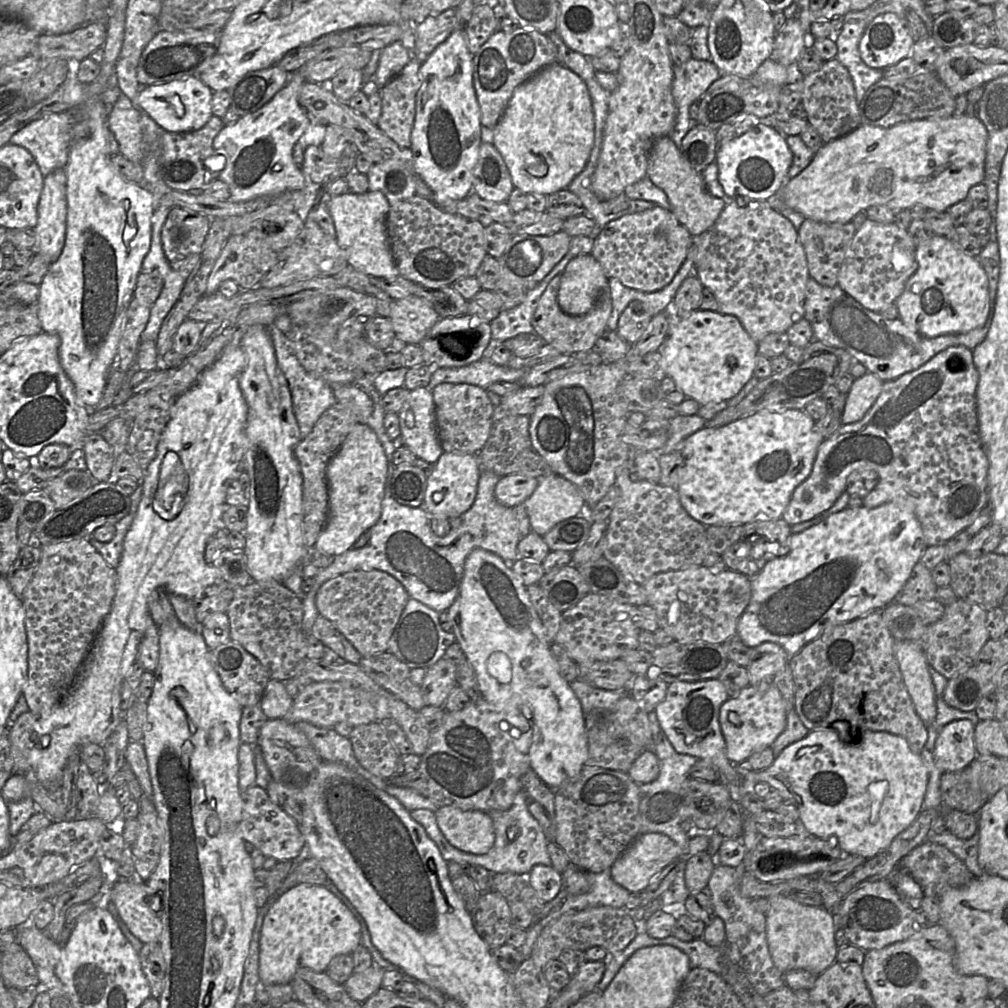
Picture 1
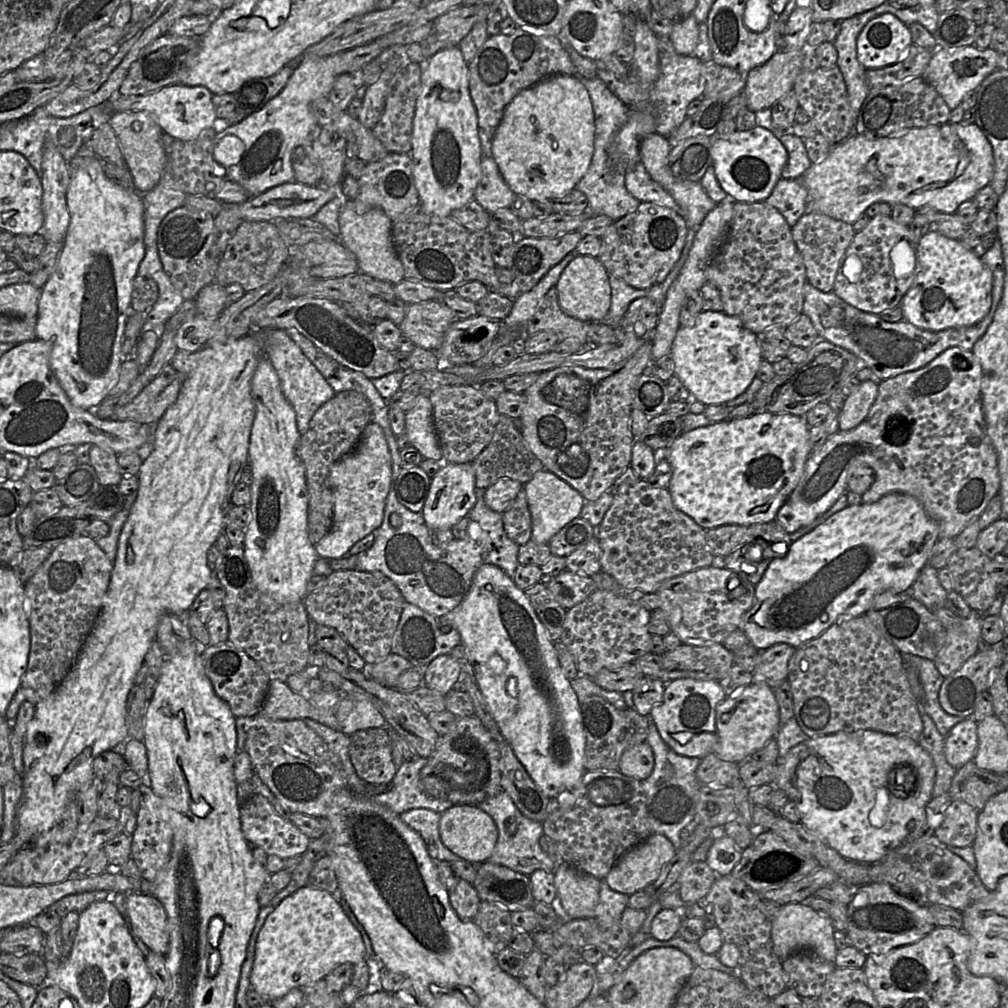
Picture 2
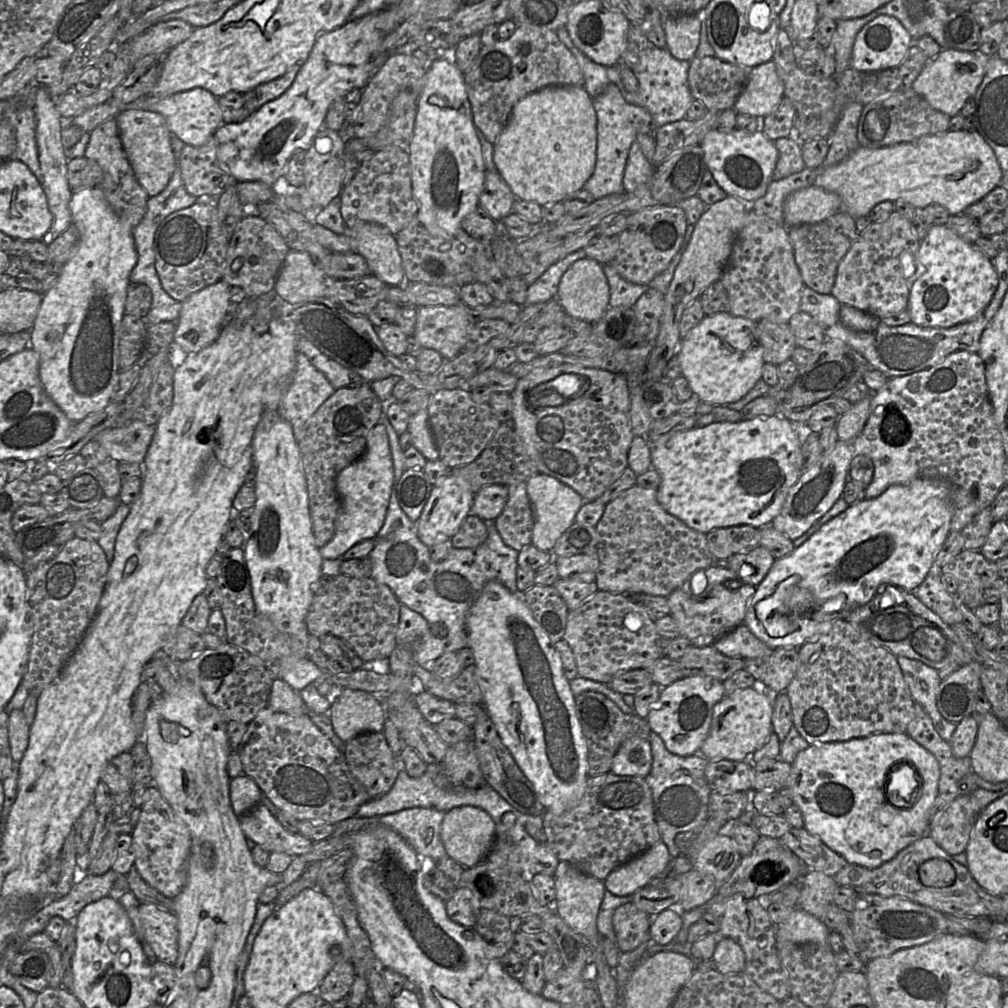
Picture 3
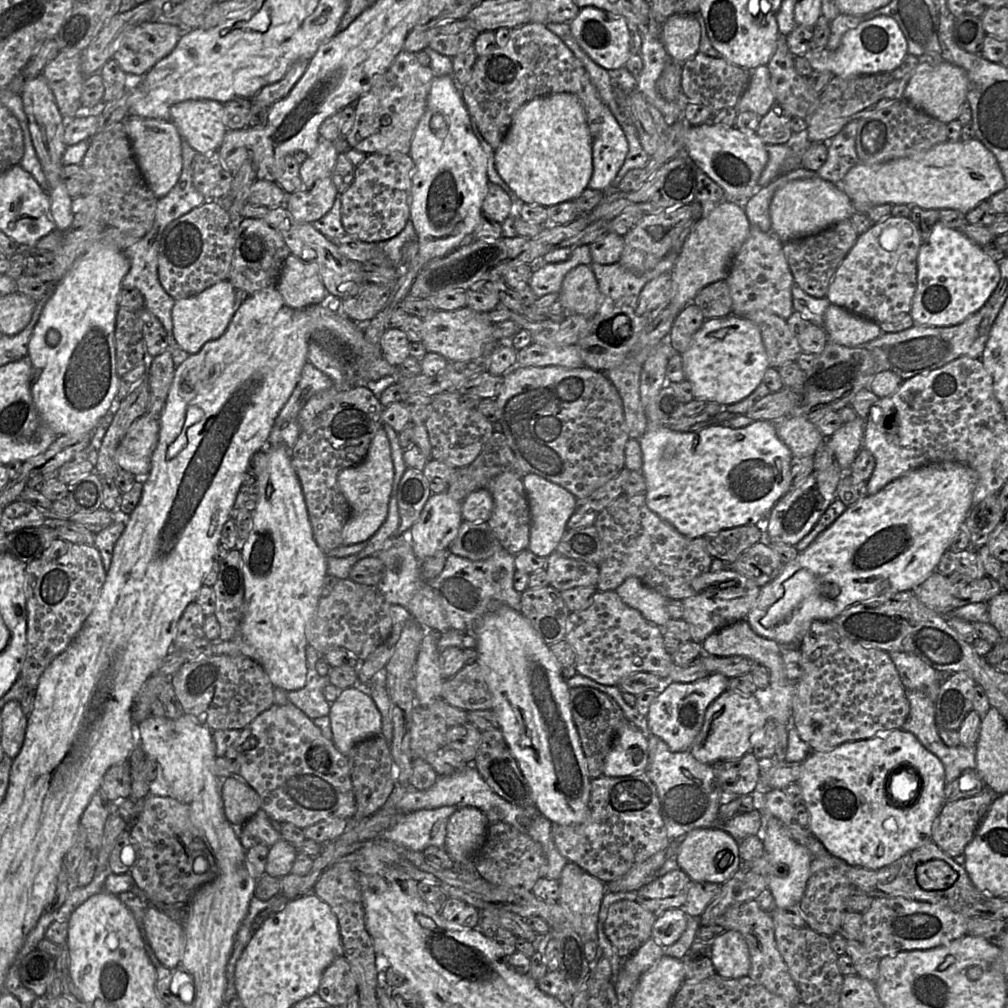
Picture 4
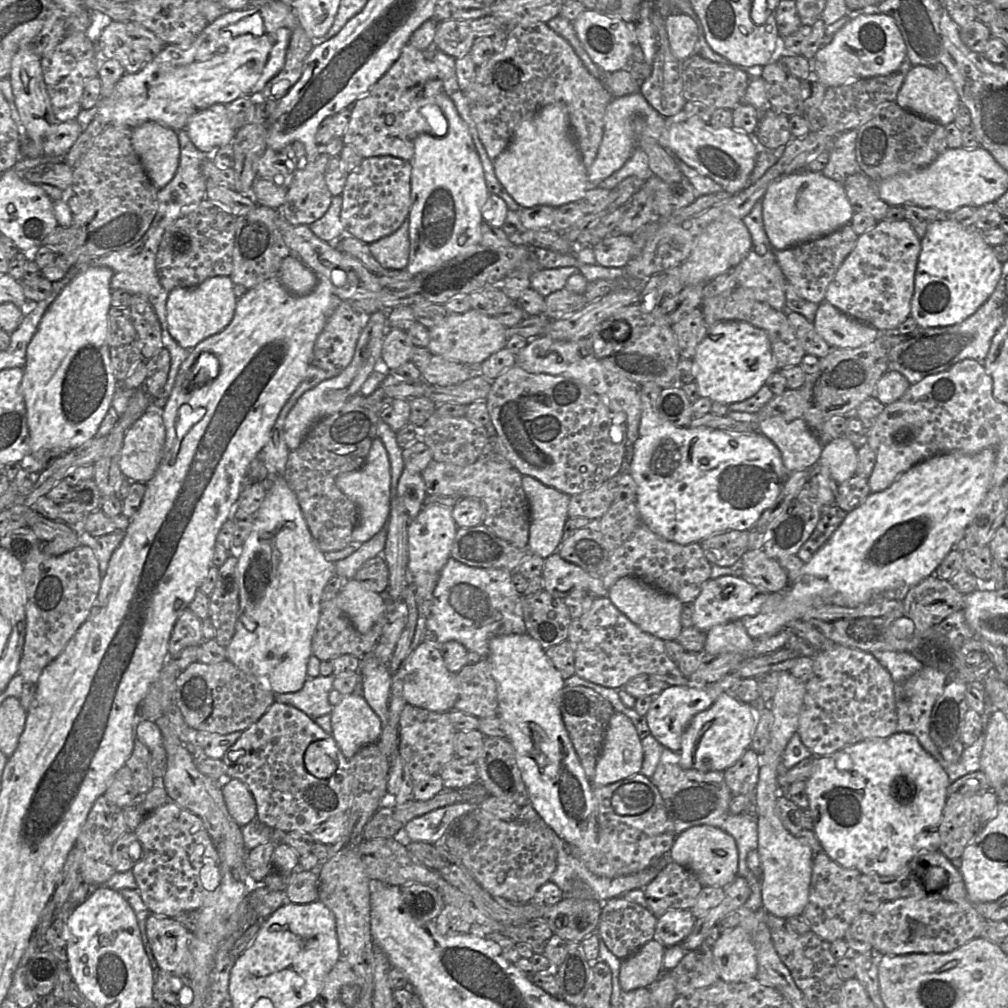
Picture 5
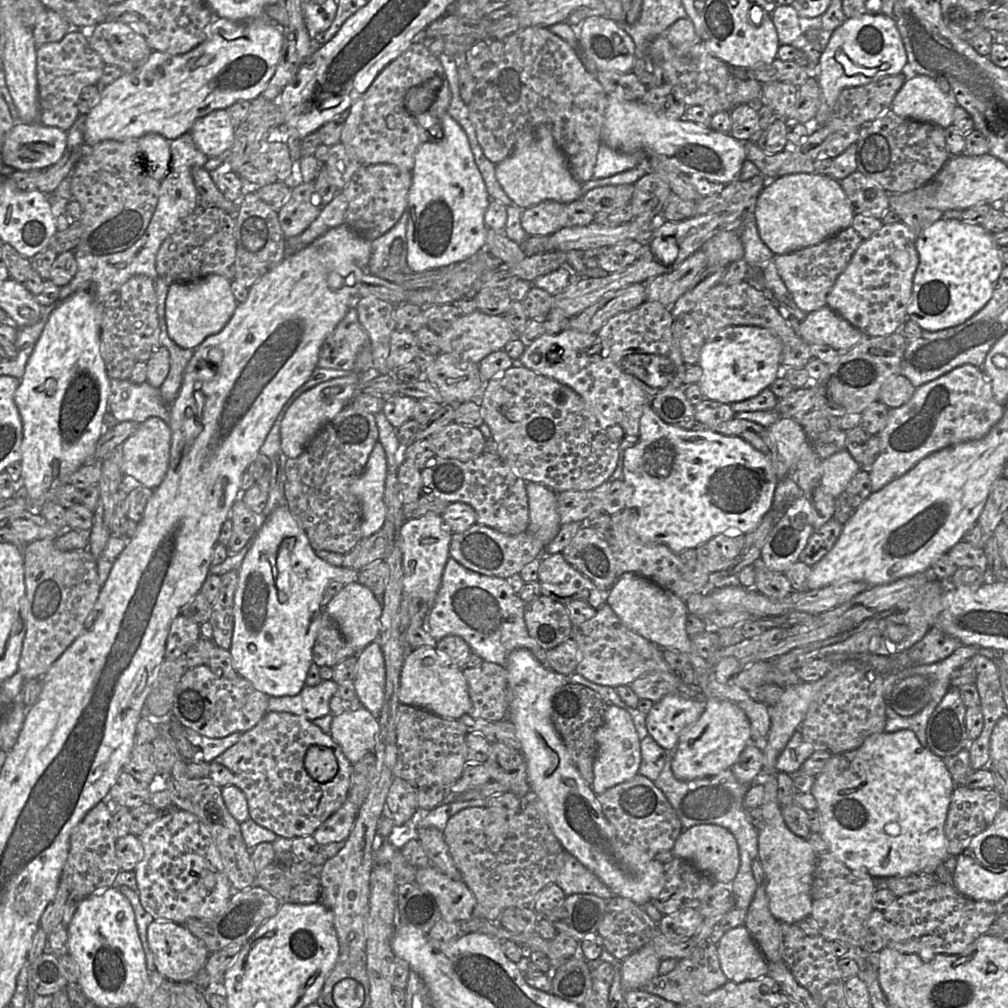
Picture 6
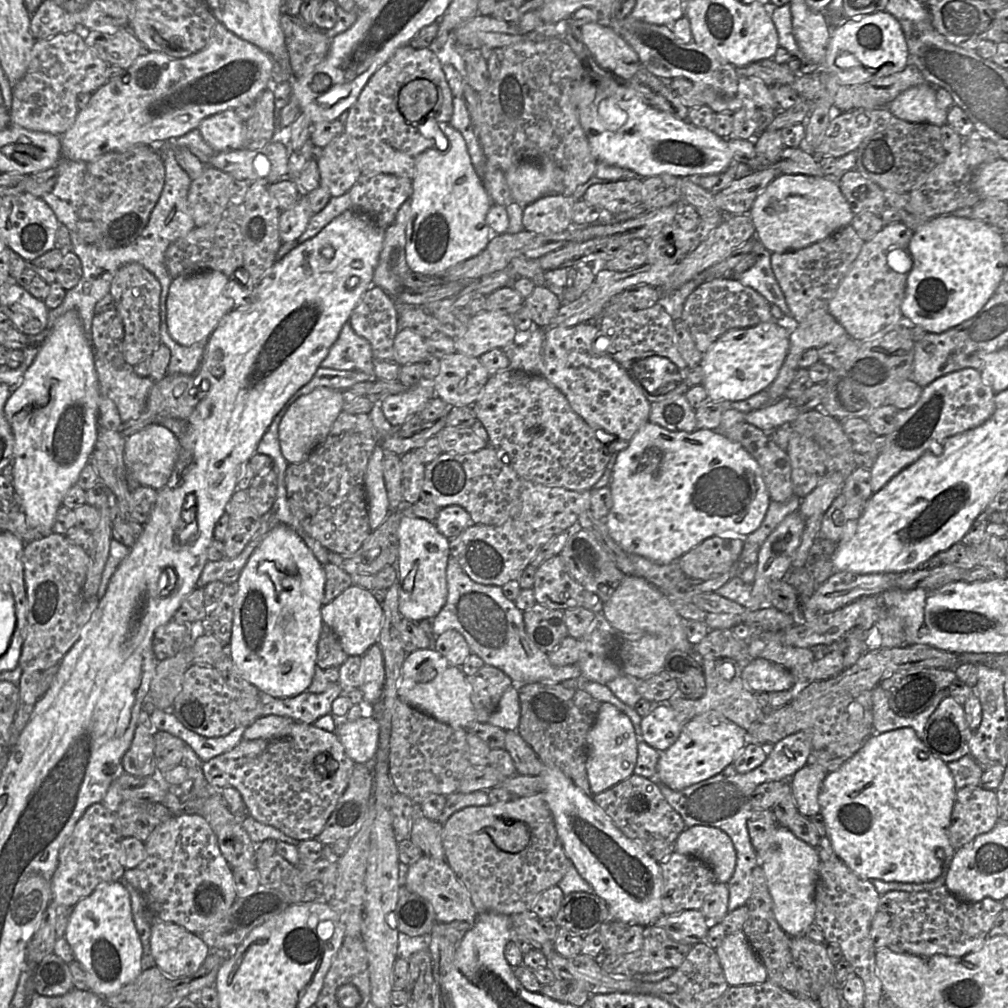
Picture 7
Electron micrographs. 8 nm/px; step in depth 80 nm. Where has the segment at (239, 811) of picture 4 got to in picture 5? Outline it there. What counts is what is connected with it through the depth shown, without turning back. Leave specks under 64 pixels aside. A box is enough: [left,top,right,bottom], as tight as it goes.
[222,779,256,828]

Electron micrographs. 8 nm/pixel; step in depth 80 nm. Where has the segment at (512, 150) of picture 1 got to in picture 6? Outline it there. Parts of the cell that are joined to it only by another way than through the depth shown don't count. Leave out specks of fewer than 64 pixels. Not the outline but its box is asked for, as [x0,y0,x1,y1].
[495,126,583,209]

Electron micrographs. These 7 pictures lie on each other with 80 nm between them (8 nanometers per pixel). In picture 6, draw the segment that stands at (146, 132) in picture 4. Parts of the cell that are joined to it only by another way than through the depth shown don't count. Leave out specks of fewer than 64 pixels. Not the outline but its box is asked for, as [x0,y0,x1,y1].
[138,133,170,181]

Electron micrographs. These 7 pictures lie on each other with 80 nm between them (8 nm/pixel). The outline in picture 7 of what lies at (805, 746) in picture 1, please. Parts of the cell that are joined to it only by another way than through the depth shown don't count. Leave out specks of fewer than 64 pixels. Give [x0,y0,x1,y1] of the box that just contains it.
[818,728,956,883]

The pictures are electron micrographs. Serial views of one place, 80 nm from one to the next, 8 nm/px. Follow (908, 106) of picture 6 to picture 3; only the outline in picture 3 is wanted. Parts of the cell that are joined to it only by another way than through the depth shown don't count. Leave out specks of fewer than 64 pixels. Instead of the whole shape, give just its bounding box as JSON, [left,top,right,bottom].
[911,48,989,117]

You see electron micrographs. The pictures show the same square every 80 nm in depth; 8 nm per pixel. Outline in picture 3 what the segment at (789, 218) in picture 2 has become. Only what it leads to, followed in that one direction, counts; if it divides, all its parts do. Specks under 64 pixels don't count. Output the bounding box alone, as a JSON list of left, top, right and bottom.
[752,167,819,225]

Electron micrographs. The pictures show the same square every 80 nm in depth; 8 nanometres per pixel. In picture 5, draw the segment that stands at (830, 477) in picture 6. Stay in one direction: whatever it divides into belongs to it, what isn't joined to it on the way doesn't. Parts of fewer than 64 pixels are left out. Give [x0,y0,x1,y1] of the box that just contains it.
[818,437,858,484]

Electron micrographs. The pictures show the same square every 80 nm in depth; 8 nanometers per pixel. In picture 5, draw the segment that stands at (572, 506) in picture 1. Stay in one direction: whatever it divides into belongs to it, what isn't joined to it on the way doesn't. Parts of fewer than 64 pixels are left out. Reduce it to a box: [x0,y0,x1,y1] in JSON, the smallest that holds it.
[522,475,570,559]

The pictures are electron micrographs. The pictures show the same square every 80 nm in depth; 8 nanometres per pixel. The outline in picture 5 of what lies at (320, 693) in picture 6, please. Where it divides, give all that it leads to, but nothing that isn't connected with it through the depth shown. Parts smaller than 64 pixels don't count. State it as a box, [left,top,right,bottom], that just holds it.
[275,675,334,719]

